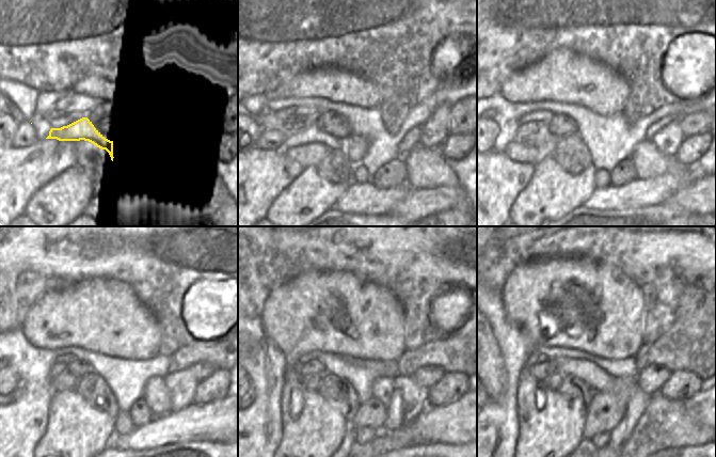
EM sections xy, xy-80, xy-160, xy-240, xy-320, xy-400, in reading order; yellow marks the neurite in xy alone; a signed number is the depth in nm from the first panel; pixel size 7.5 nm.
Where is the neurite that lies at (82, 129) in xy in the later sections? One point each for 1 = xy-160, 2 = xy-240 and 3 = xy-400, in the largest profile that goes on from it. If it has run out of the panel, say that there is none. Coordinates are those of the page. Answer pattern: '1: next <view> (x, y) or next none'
1: next xy-160 (542, 140)
2: next xy-240 (65, 381)
3: next xy-400 (553, 382)

